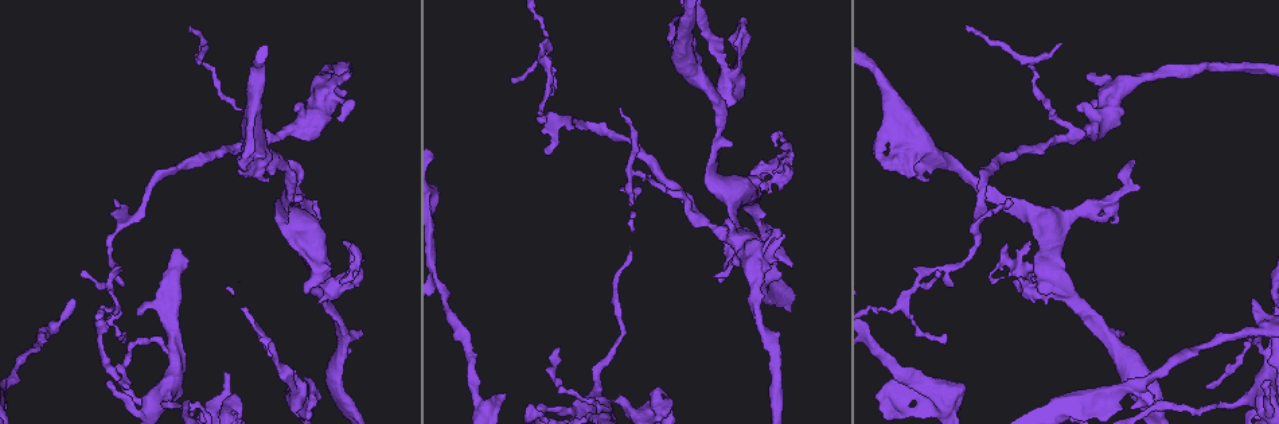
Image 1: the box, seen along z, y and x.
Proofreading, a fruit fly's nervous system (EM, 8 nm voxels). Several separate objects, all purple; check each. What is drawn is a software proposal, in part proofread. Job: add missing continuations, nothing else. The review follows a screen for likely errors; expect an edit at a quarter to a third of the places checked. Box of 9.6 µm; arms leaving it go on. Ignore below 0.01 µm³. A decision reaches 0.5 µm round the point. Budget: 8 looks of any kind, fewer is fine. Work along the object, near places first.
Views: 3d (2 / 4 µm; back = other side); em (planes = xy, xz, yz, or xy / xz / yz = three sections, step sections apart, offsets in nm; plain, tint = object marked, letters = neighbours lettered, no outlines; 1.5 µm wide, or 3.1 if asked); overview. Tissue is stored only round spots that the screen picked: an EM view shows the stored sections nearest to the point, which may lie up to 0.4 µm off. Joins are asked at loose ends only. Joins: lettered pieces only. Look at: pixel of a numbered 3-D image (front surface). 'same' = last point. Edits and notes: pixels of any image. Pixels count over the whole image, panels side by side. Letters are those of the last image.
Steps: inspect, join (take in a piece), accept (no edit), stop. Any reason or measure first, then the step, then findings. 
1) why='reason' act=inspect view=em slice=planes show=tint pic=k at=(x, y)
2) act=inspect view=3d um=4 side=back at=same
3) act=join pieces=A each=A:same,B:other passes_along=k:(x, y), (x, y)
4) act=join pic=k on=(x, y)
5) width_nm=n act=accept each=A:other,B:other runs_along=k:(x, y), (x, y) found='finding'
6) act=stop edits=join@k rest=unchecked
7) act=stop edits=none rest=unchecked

why='an open end' act=inspect view=em slice=yz step=4 show=tint pic=1 at=(1121, 333)

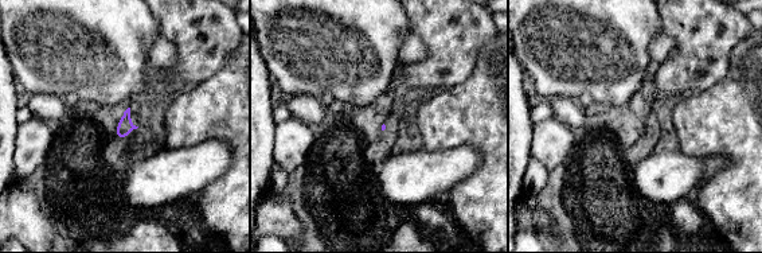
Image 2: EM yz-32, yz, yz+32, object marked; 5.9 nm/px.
act=inspect view=em slice=planes show=letters at=same

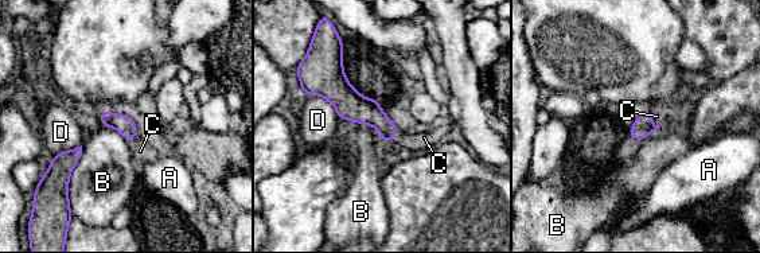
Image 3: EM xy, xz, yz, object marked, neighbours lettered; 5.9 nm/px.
width_nm=120 act=join pieces=C each=A:other,B:other,C:same,D:other passes_along=3:(643, 125), (651, 119), (657, 116) found='the cell continues'

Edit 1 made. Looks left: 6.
why='redraw' act=inspect view=overview

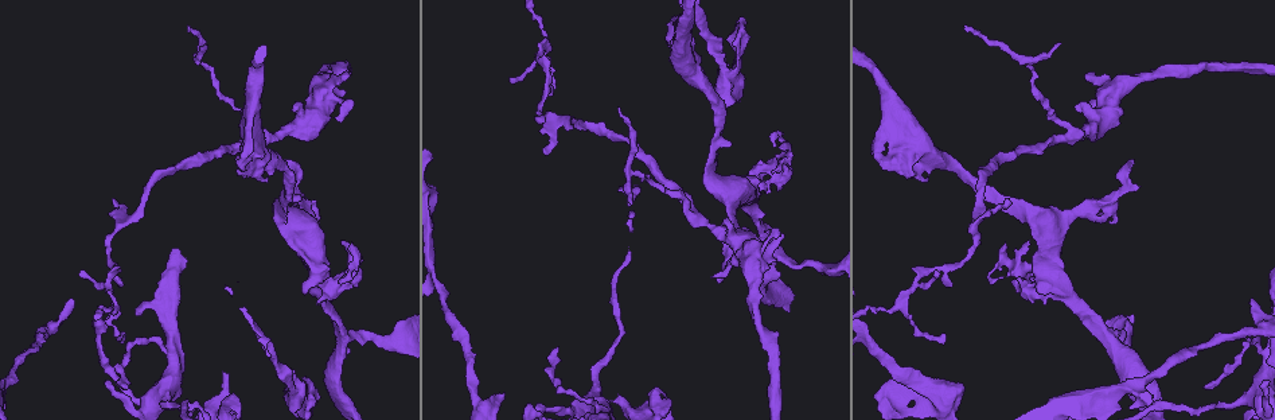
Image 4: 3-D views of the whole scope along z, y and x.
why='an open end' act=inspect view=3d um=4 pic=4 at=(71, 298)

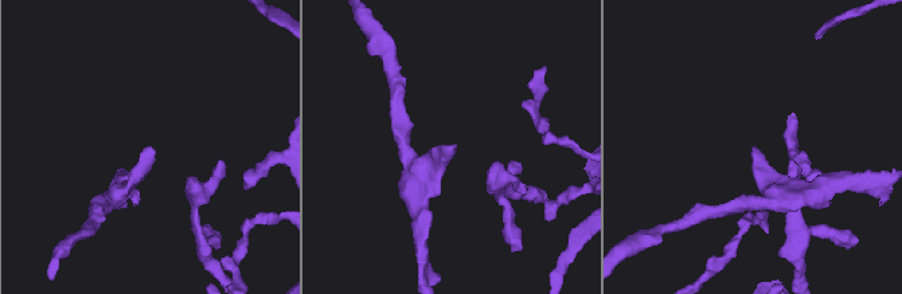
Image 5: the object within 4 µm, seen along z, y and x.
why='now the EM' act=inspect view=em slice=planes show=tint pic=5 at=(152, 150)

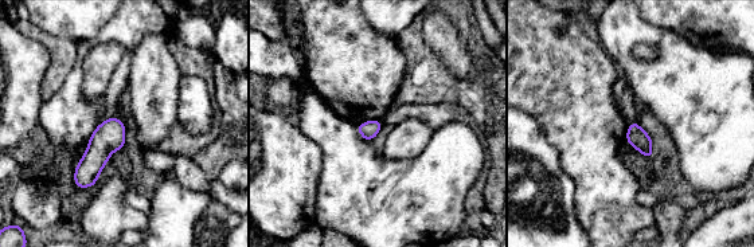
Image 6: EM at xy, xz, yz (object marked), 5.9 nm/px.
why='what lies round it' act=inspect view=em slice=planes show=letters at=same

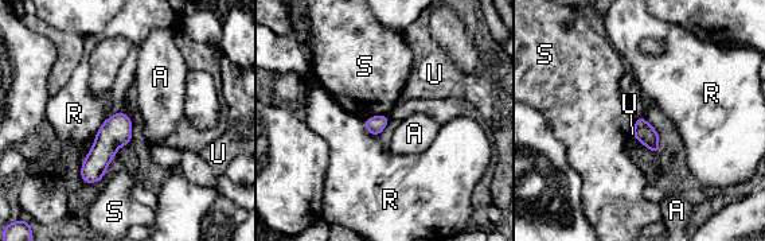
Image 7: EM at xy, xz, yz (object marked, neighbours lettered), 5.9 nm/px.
act=accept each=A:other,R:other,S:other,U:other border=7:(386, 113), (363, 120) found='no lettered piece goes on from it'

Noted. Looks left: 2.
why='tapers out' act=inspect view=em slice=planes show=letters pic=4 at=(1059, 43)

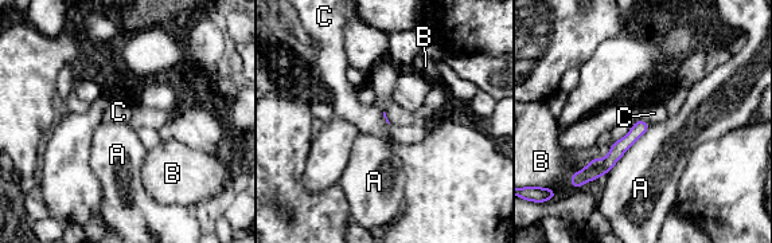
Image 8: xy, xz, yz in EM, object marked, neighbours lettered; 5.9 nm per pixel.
longest_contact=A:380nm act=accept each=A:other,B:other,C:other border=8:(638, 118), (651, 124) found='none of them fits'

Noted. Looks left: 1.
act=stop edits=join@3 rest=unchecked

